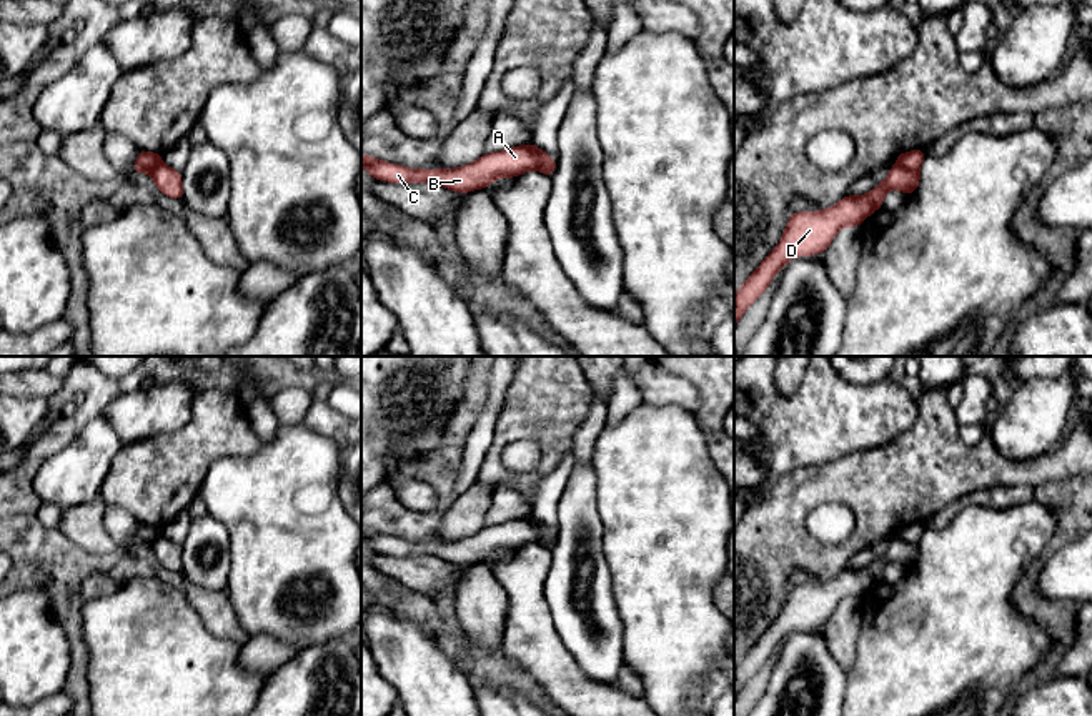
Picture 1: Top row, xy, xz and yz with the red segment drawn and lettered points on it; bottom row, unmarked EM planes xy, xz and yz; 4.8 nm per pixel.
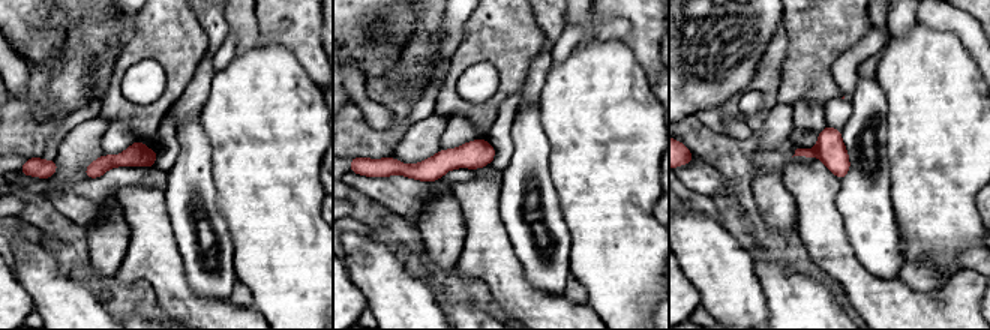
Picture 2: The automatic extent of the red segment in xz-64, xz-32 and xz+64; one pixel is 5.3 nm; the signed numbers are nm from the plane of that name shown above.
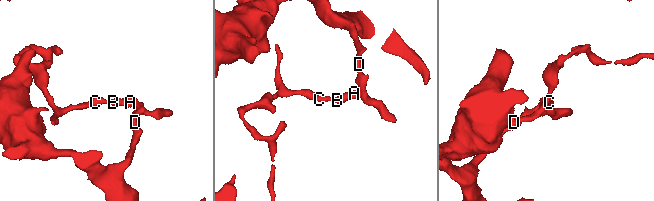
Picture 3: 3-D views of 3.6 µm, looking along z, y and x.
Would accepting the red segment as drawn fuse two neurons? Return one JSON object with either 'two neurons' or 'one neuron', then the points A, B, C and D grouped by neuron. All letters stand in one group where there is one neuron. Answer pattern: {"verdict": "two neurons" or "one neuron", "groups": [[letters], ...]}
{"verdict": "two neurons", "groups": [["A", "B", "C"], ["D"]]}

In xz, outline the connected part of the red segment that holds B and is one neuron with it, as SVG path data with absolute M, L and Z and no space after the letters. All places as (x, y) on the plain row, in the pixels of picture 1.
M529 518L511 520L496 526L486 526L469 538L451 543L411 543L401 538L361 528L361 539L365 539L375 553L390 556L431 554L458 566L481 563L496 551L511 551L528 543L536 543L536 536L536 528Z

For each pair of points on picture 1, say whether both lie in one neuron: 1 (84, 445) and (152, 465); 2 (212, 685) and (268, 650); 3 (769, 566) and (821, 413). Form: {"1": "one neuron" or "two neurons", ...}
{"1": "two neurons", "2": "two neurons", "3": "two neurons"}

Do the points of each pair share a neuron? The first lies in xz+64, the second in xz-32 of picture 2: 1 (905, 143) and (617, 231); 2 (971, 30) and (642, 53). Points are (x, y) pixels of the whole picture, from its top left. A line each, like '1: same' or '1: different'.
1: same
2: different

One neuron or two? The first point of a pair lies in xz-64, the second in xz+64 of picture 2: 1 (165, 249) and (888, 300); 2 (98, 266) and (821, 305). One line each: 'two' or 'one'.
1: one
2: two

